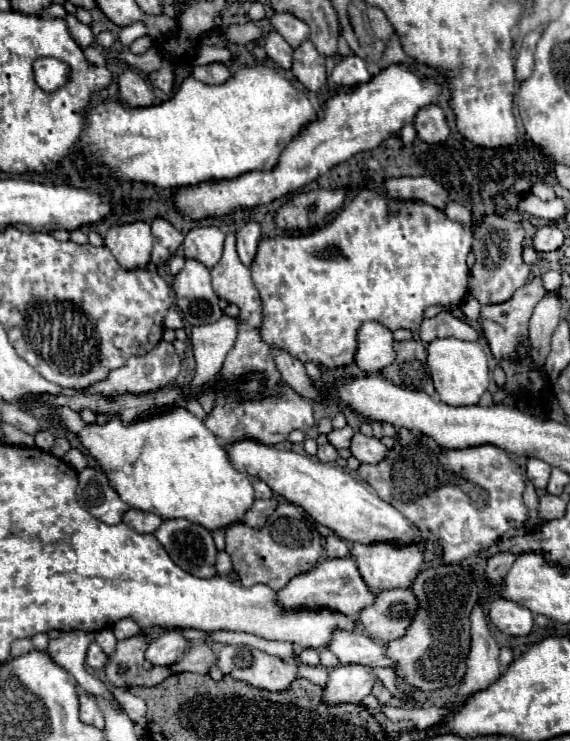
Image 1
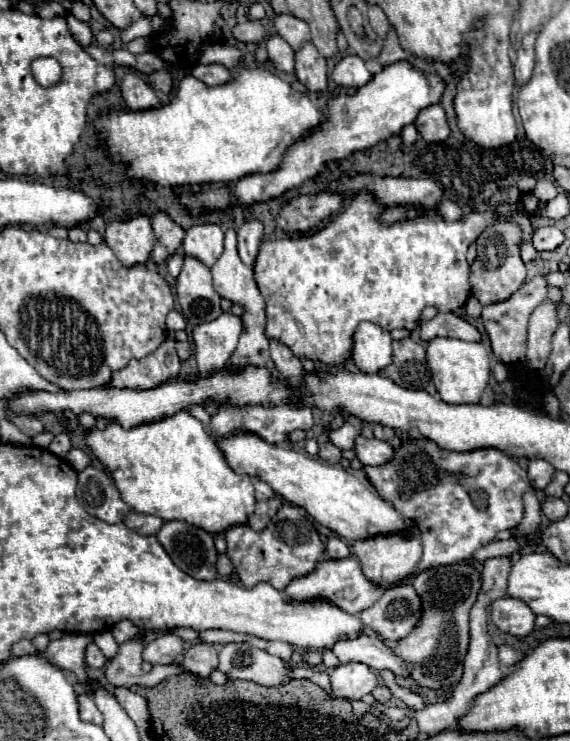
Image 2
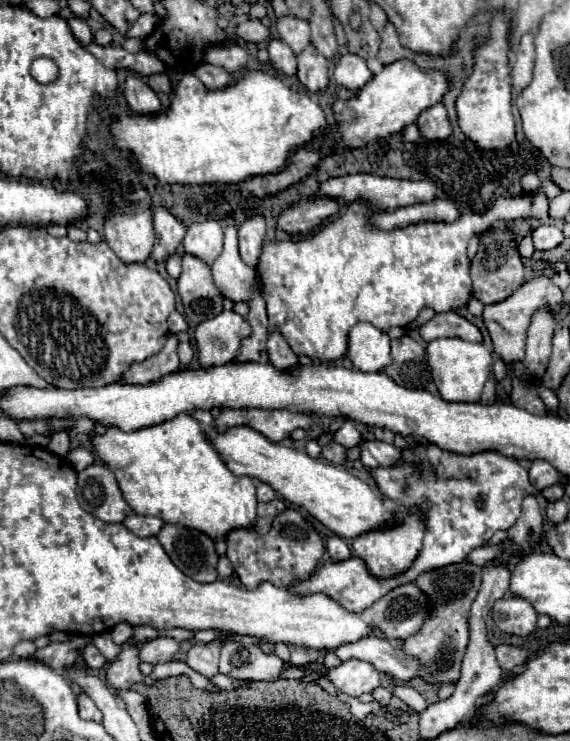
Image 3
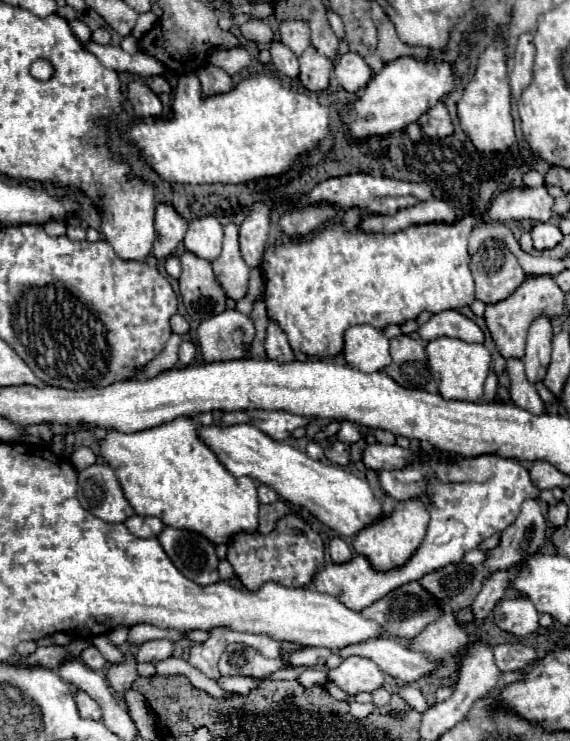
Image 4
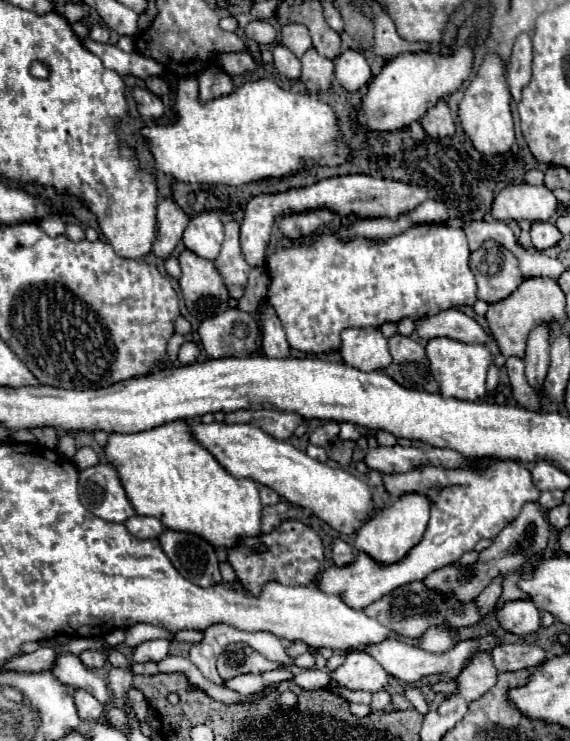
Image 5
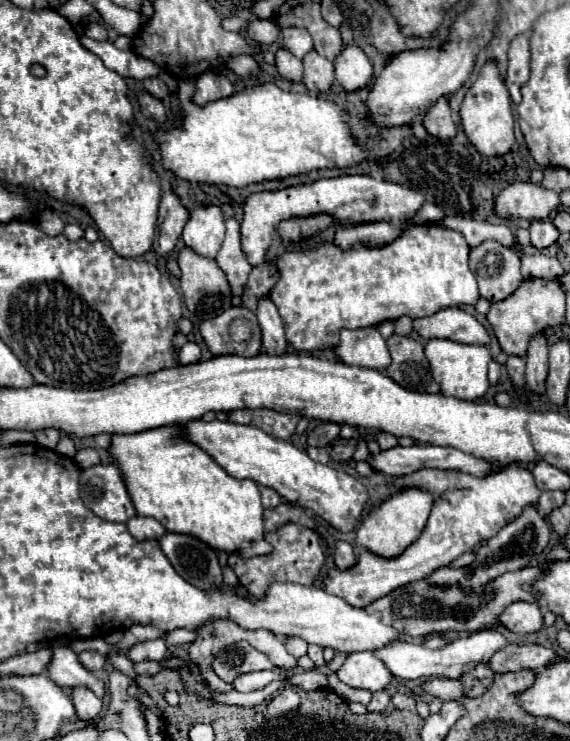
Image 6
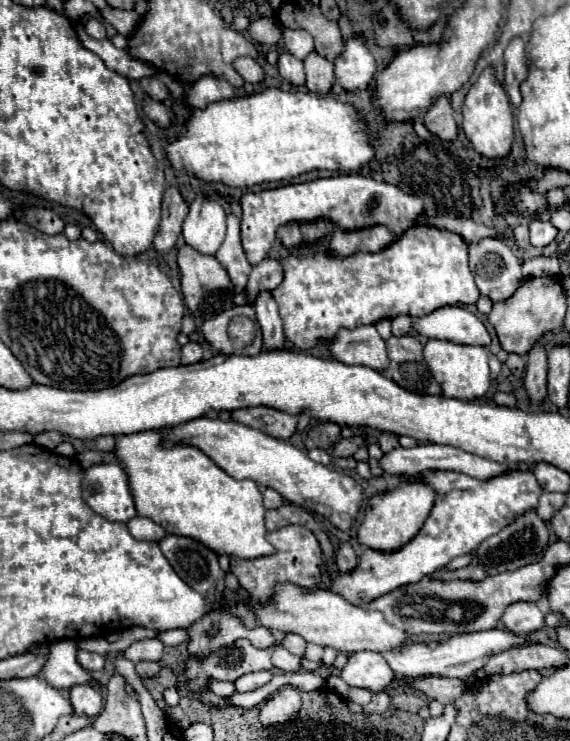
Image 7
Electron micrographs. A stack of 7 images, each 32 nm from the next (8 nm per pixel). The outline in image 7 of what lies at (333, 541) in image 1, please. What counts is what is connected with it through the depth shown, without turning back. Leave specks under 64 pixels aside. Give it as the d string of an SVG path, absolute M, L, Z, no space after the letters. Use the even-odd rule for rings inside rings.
M340 544L340 550L336 552L336 566L342 574L348 574L358 566L358 556L350 544Z

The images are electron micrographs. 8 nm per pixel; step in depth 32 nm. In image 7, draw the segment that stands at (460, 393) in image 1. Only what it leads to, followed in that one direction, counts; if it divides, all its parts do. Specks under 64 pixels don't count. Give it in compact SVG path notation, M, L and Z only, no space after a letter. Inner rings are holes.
M428 340L424 346L424 360L436 382L442 386L442 394L456 400L482 398L490 388L488 348L484 346L462 346L446 340Z

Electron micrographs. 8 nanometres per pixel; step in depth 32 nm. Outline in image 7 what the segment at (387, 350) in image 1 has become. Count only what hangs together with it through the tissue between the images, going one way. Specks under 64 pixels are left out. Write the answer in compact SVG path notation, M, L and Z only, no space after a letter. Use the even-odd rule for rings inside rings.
M372 324L358 326L354 330L340 328L334 340L328 342L332 360L356 366L368 366L382 372L388 366L386 344Z

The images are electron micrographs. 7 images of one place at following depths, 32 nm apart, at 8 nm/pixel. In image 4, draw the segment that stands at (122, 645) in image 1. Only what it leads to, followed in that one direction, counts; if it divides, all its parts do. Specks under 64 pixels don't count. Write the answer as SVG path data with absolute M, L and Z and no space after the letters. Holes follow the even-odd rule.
M126 656L122 664L112 664L108 670L108 684L118 698L124 698L124 692L130 690L132 682L136 680L136 660L134 656Z

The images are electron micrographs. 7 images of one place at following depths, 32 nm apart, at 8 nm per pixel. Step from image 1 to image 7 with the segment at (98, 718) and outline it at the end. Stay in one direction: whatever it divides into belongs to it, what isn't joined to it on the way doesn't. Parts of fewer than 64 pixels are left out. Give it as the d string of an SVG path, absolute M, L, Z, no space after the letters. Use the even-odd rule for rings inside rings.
M92 682L76 684L70 688L70 704L74 714L96 716L96 712L102 708L102 692Z

